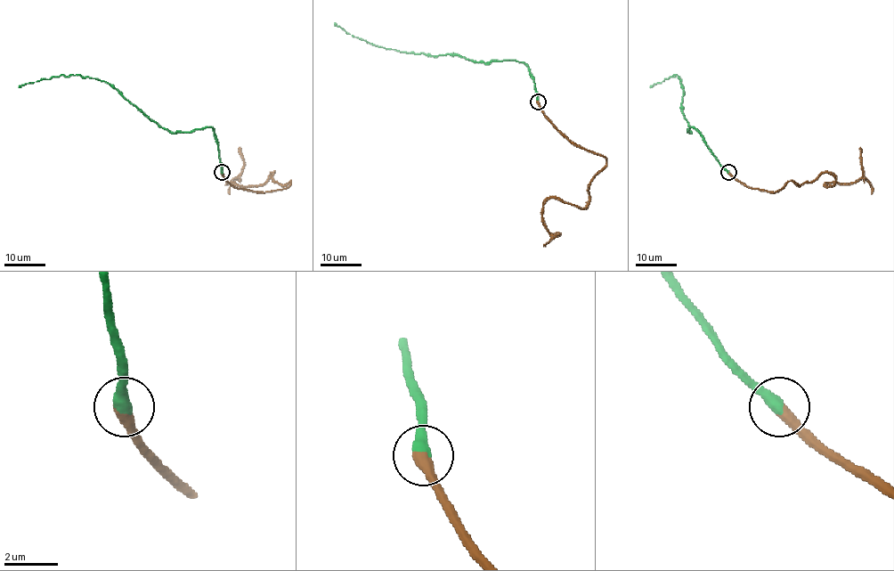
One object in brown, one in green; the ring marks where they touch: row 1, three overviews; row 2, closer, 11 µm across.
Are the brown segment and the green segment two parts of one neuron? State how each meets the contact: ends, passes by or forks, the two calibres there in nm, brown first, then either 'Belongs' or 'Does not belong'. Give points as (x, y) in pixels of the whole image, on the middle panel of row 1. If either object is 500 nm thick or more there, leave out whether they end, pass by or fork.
At the ring brown ends. At the ring green ends. Thickness 440 nm (brown) against 480 nm. Belongs

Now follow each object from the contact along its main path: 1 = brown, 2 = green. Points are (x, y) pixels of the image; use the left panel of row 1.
1: (222, 173), (253, 191), (290, 183), (276, 183), (273, 173), (258, 184), (227, 183), (243, 166), (239, 147)
2: (222, 173), (215, 130), (209, 127), (168, 132), (108, 84), (79, 75), (60, 75), (19, 87)

